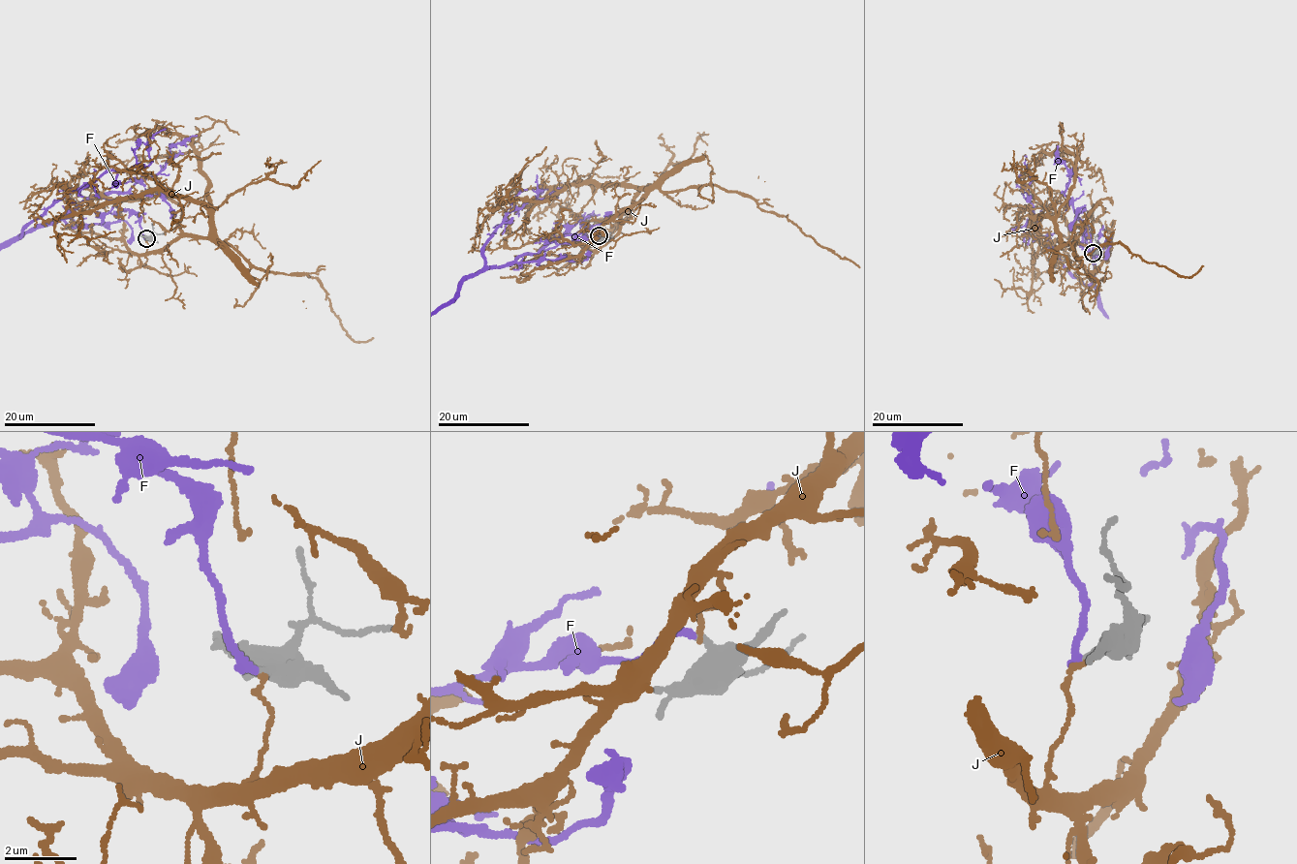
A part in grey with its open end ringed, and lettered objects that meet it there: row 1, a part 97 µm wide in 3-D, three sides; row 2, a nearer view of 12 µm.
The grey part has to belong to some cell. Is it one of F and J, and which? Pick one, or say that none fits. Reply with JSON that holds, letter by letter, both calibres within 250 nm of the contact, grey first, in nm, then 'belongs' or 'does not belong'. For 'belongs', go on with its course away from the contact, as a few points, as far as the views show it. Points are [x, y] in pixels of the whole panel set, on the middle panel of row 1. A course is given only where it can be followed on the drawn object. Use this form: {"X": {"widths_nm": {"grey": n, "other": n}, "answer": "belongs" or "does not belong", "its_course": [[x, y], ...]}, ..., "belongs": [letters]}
{"F": {"widths_nm": {"grey": 360, "other": 220}, "answer": "belongs"}, "J": {"widths_nm": {"grey": 360, "other": 120}, "answer": "does not belong"}, "belongs": ["F"]}

